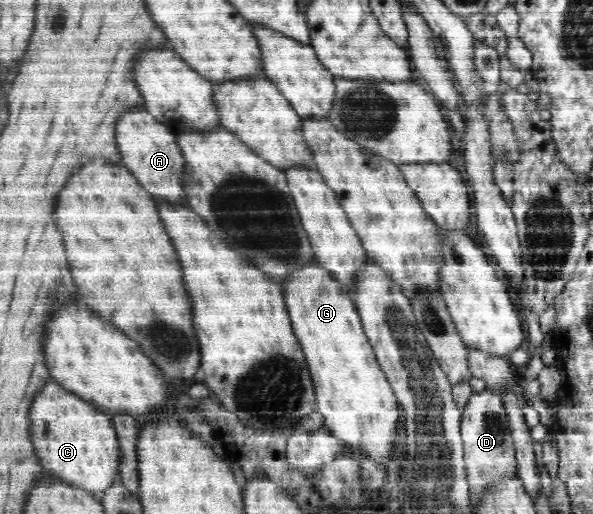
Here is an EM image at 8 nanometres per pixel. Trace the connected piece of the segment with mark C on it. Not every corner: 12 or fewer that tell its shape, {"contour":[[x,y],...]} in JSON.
{"contour":[[57,381],[33,398],[32,442],[62,482],[119,480],[112,418]]}

